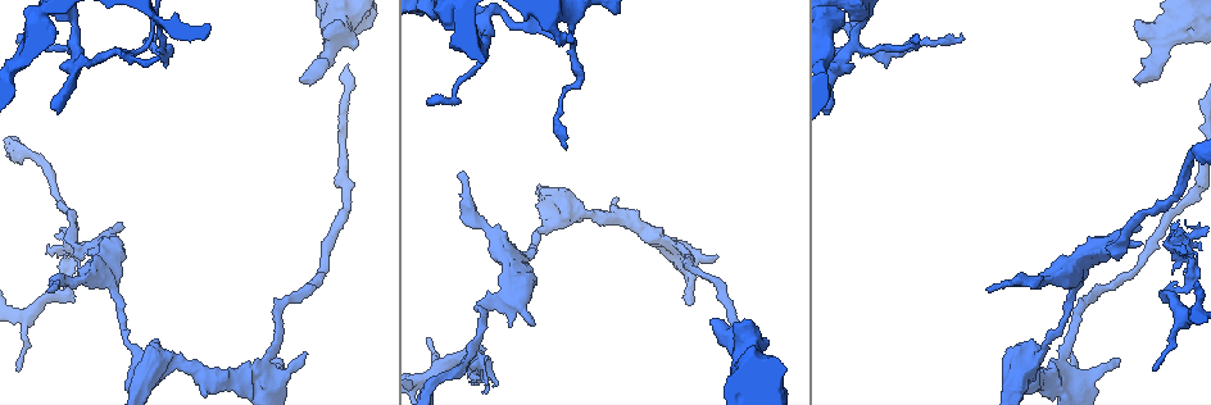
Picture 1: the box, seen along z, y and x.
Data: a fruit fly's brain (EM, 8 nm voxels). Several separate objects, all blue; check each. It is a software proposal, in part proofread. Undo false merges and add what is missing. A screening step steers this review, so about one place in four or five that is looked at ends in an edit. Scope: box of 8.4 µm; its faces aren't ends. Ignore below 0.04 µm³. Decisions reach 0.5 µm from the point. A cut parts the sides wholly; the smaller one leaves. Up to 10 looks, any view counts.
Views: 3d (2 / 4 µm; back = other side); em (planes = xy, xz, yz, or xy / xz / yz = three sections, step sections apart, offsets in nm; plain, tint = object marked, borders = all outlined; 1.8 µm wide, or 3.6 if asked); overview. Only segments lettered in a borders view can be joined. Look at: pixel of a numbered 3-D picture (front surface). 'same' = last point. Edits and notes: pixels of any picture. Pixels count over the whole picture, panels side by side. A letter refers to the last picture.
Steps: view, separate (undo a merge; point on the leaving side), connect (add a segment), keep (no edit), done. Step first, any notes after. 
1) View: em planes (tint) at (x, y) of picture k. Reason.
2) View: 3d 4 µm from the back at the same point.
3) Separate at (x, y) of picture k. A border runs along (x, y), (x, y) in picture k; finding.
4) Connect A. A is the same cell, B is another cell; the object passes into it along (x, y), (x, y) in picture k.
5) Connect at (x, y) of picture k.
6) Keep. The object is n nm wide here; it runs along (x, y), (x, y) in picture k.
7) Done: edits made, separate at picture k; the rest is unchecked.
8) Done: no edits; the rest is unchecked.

View: em 3.6 µm xz step 16 (tint) at (168, 359) of picture 1. Branch point.

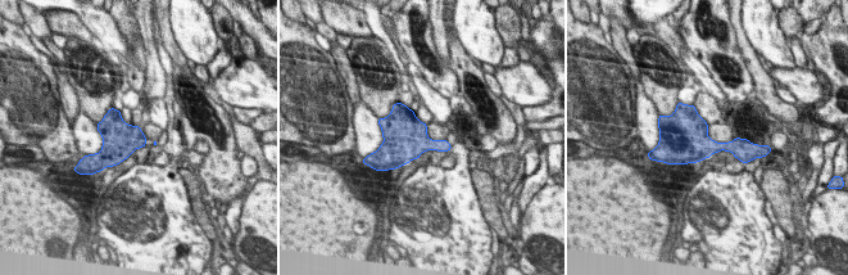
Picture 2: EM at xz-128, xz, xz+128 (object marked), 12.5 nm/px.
View: em 3.6 µm xz step 16 (borders) at the same point.

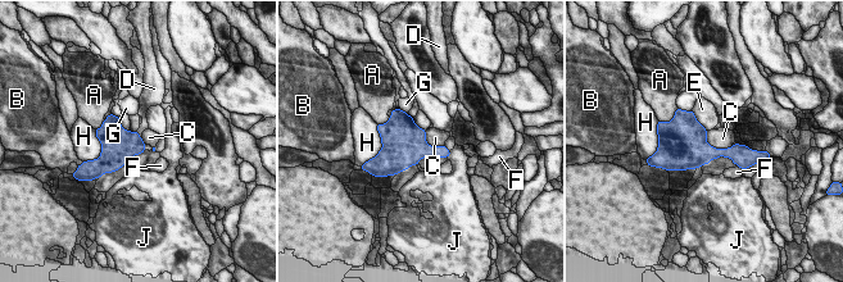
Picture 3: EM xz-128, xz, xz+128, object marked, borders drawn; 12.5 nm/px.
Keep. The longest contact is with C, 400 nm; A, B, C, D, E, F, G, H and J are other cells; continuous, no second neuron.

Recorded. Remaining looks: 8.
View: 3d 2 µm at (51, 289) of picture 1. An open end.

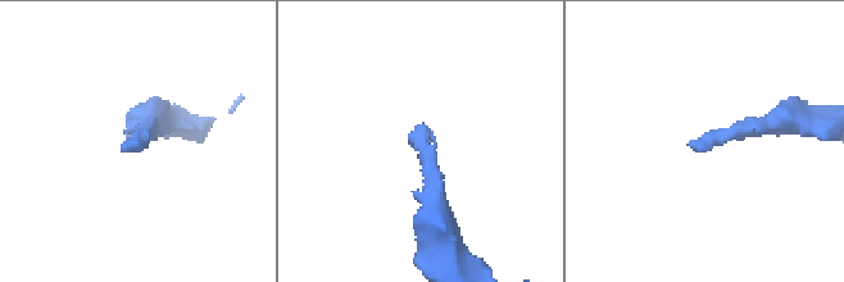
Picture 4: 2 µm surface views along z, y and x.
View: em xz step 8 (tint) at (134, 145) of picture 4. Now the EM.

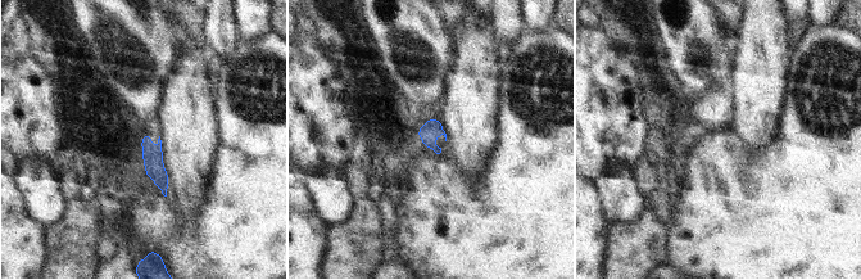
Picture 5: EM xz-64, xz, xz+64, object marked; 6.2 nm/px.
View: em planes (borders) at the same point.

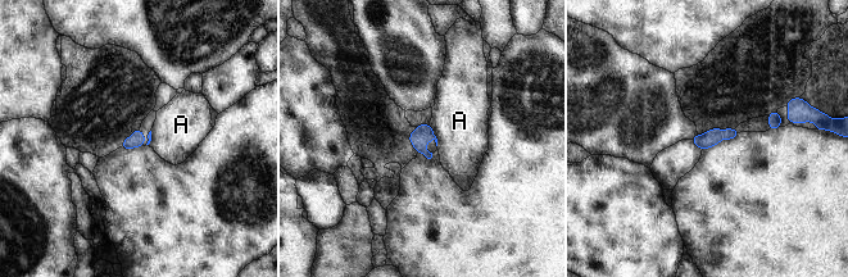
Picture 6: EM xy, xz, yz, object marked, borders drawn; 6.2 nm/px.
Keep. A is another cell; none of them fits.

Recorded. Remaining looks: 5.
View: em planes (plain) at (300, 80) of picture 1. Free end.

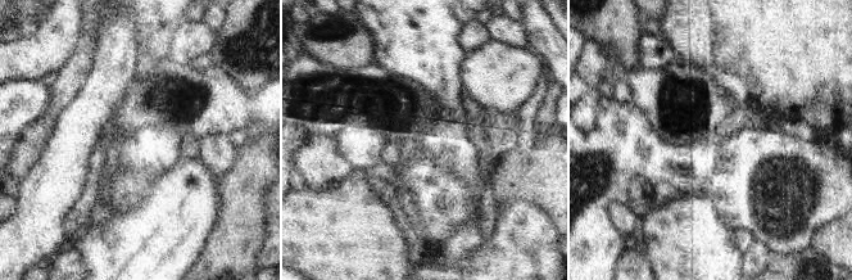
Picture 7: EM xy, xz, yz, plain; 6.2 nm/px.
View: em planes (borders) at the same point.

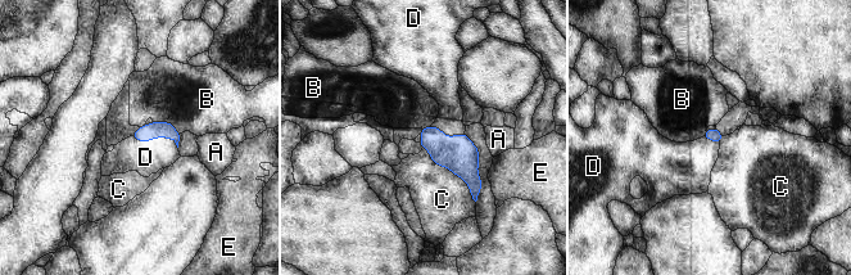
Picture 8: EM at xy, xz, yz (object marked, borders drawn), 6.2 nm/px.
Connect D. D is the same cell, A, B, C and E are other cells; it goes on there.

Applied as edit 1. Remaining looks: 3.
View: em xy step 16 (tint) at (847, 32) of picture 1. Thick turns thin.

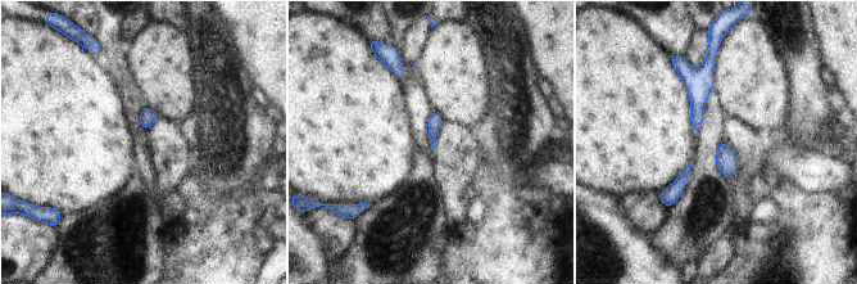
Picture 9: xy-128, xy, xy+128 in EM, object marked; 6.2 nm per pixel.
View: em planes (tint) at the same point. Another direction.

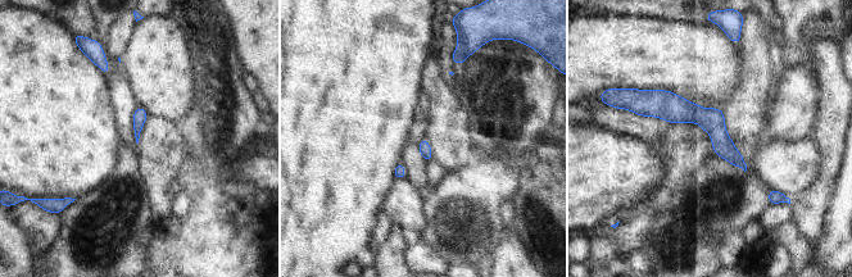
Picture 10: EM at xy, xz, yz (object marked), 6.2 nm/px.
View: em planes (borders) at the same point. See the neighbours.

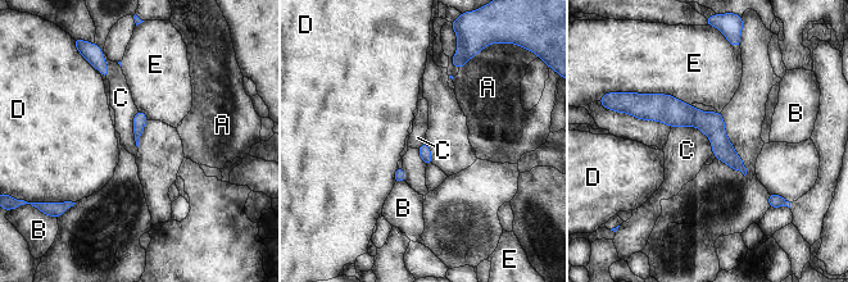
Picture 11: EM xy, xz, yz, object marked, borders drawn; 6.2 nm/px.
Keep. A, B, C, D and E are other cells; a border runs along (671, 126), (695, 126), (712, 153) in picture 11; all the same neuron.

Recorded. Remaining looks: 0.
Done: edits made, connect at picture 8; the rest is unchecked.

